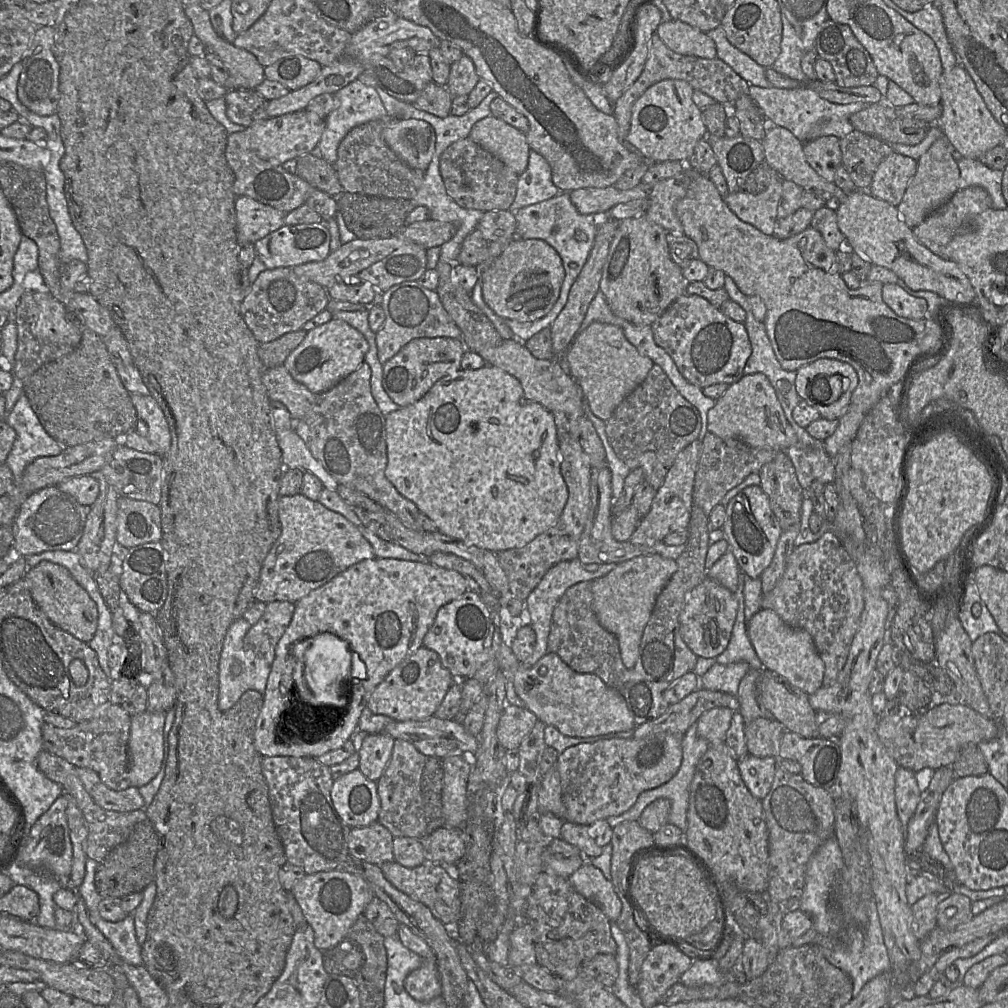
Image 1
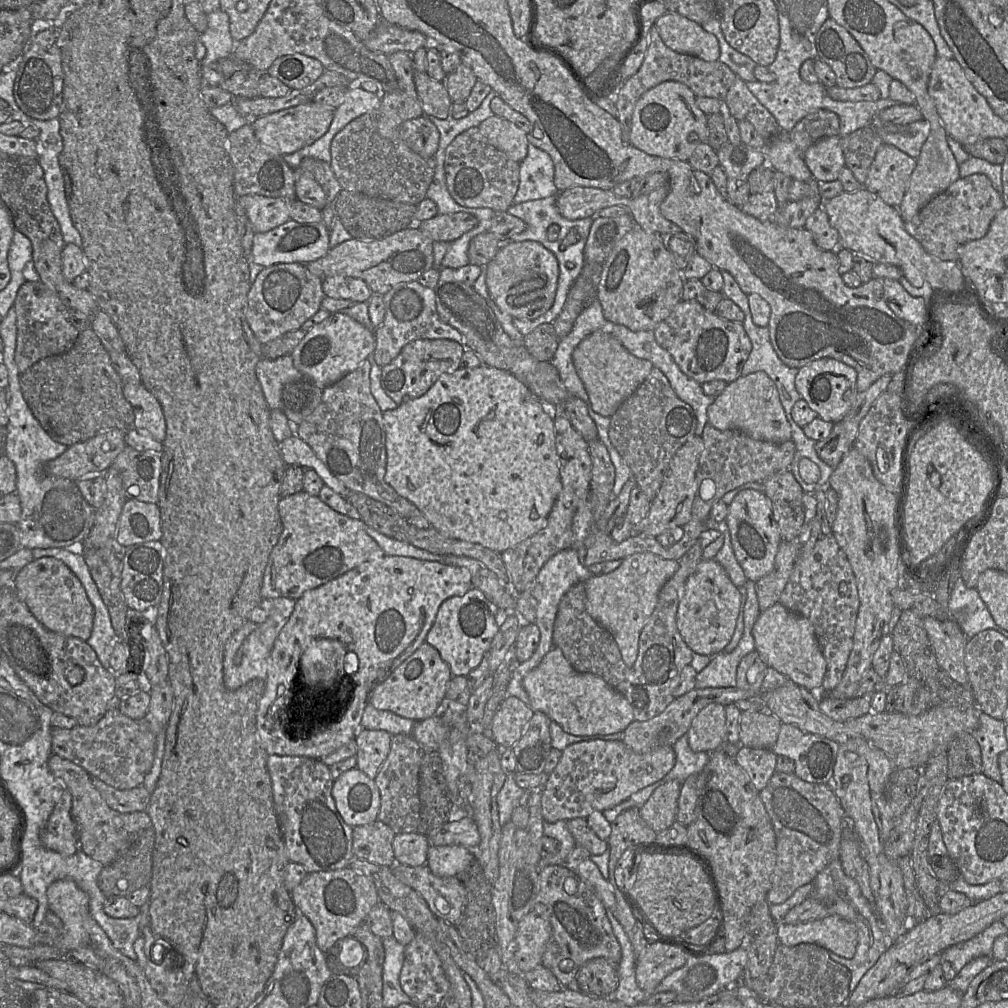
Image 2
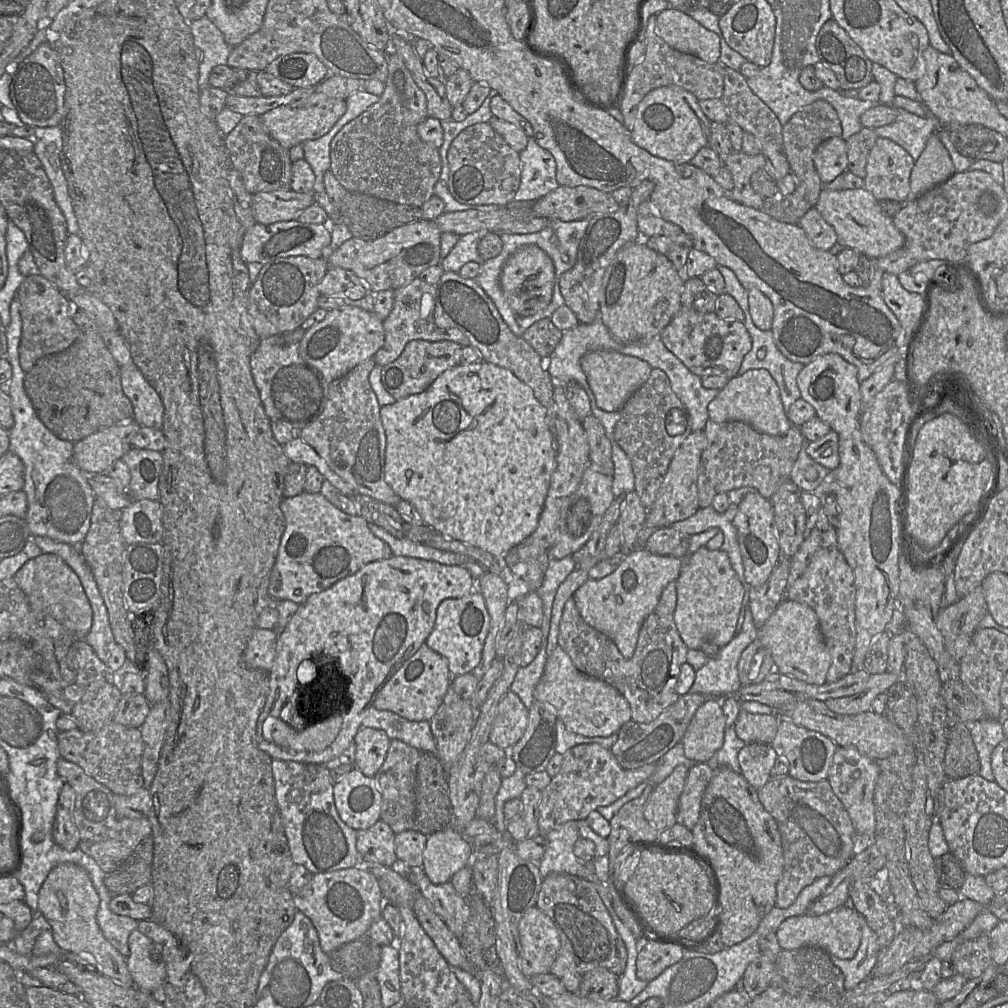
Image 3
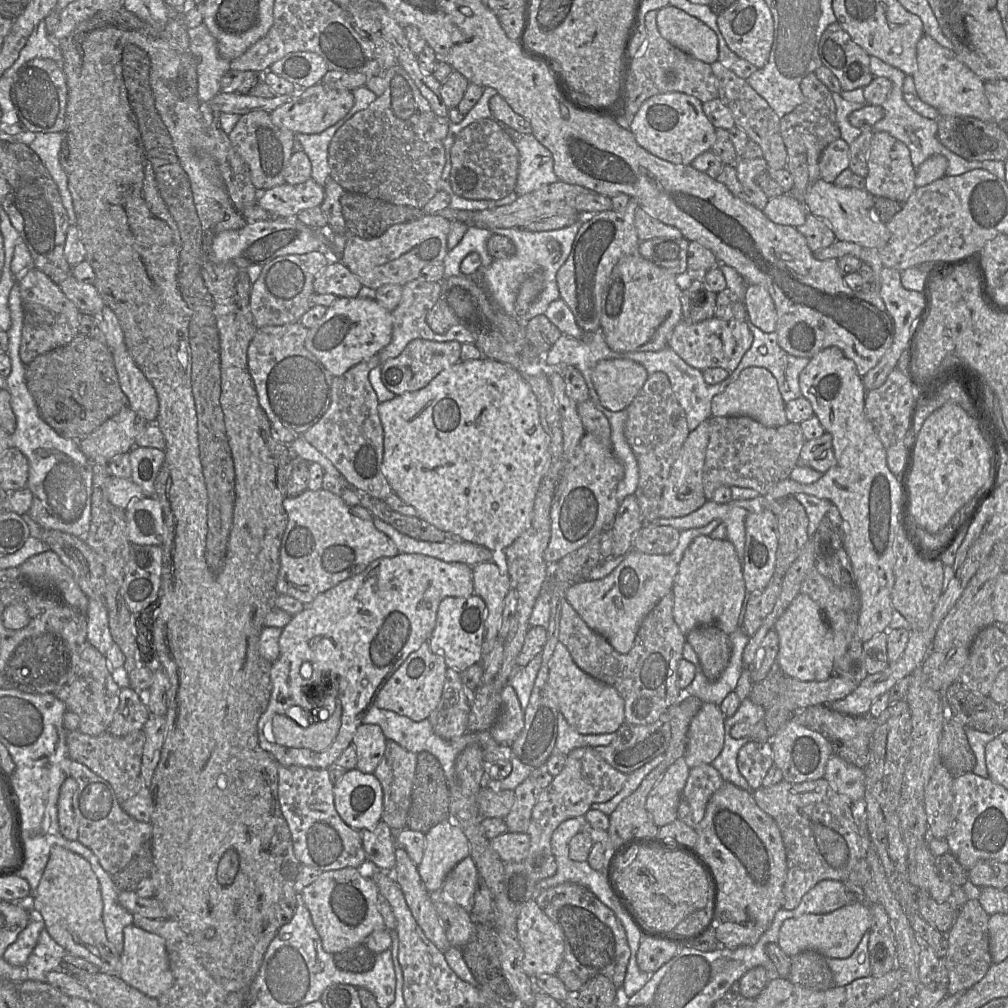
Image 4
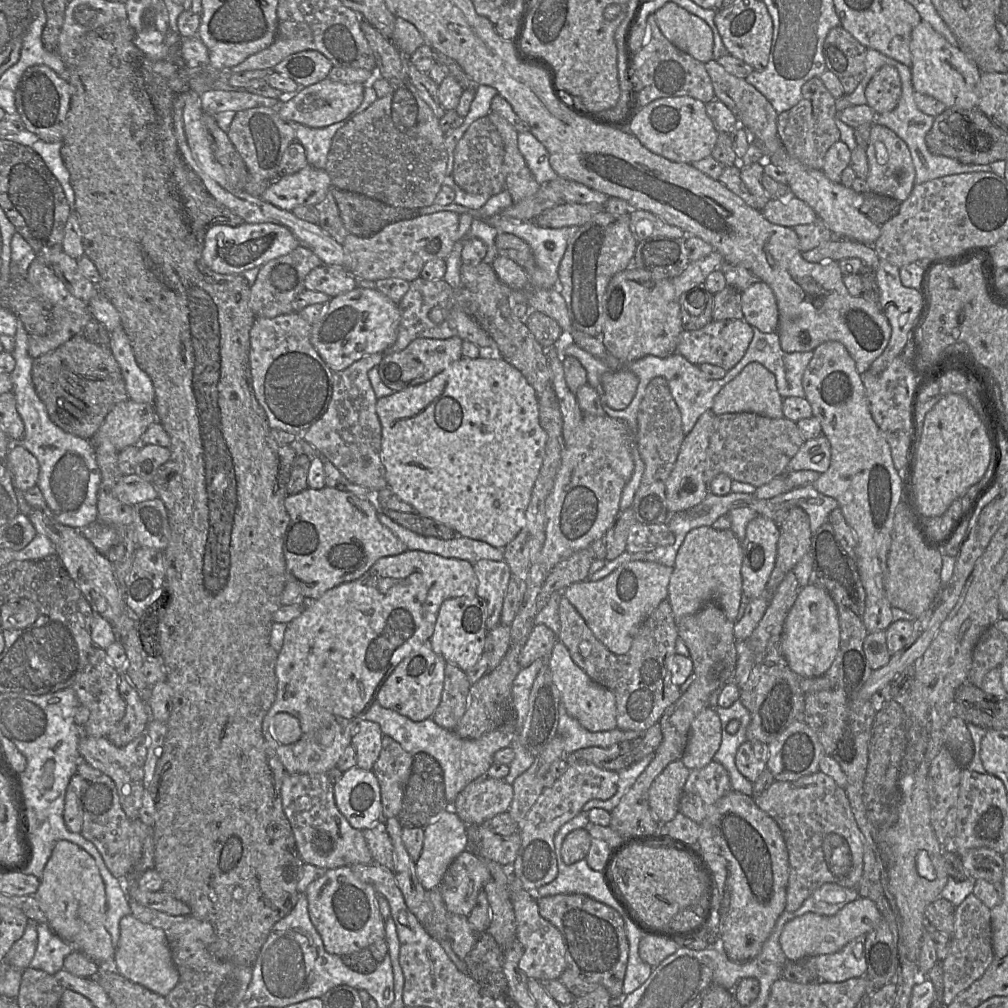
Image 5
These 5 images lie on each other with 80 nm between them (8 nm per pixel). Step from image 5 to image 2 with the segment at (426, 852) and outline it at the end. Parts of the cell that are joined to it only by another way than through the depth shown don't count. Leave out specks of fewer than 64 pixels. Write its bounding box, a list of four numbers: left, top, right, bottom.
[426,845,475,877]

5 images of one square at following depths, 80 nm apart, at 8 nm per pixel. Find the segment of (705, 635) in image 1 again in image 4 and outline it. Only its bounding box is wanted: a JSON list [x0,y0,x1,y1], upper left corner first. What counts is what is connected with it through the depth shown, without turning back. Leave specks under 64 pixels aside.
[672,535,746,636]

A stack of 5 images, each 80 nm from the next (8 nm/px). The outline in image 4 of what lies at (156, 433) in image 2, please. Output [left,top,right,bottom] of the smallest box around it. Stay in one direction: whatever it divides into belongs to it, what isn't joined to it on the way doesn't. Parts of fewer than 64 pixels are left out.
[111,345,159,423]

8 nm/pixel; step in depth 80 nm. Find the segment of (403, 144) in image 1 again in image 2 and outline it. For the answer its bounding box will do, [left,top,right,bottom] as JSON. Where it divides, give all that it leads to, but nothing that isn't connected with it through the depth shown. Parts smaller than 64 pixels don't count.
[400,116,440,158]

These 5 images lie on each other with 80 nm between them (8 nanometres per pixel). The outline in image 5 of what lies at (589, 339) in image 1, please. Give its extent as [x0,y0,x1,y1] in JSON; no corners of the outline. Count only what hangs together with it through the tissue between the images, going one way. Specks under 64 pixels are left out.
[601,369,639,410]

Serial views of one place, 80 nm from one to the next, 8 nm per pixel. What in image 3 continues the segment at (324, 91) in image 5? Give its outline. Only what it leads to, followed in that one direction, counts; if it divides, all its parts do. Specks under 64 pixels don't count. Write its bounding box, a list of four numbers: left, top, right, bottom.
[259,90,345,149]

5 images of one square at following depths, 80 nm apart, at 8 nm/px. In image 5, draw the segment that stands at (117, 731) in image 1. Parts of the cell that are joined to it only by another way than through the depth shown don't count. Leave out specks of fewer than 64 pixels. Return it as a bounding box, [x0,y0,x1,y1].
[78,729,147,820]

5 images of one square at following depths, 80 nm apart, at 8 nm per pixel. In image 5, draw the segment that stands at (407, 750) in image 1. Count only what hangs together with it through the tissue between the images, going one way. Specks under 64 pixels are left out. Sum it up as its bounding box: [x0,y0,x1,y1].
[372,733,413,820]

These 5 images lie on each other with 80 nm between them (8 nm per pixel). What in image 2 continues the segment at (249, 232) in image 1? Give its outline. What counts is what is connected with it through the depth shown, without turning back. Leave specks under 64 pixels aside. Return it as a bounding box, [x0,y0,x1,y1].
[238,195,296,233]

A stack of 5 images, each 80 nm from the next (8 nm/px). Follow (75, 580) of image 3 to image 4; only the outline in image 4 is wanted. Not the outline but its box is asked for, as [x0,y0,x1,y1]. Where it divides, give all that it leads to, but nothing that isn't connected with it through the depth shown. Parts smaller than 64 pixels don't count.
[18,551,89,614]

